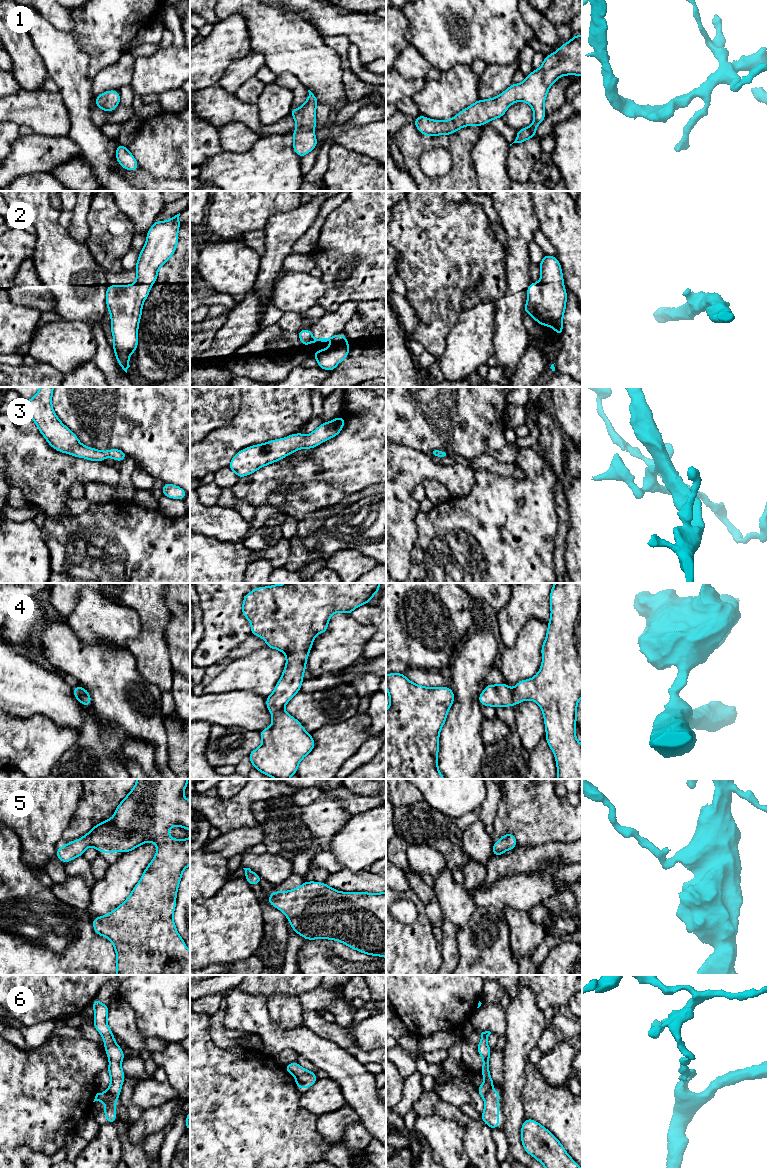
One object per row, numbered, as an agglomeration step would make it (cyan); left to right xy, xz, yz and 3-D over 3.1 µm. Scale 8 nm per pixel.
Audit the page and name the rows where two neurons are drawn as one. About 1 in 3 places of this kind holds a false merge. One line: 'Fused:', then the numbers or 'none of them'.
Fused: 6

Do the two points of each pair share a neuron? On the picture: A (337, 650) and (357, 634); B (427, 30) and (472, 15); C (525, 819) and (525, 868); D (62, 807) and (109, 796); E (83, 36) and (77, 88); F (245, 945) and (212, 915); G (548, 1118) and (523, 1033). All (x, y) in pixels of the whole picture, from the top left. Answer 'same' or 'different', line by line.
A: same
B: same
C: different
D: different
E: same
F: same
G: different

